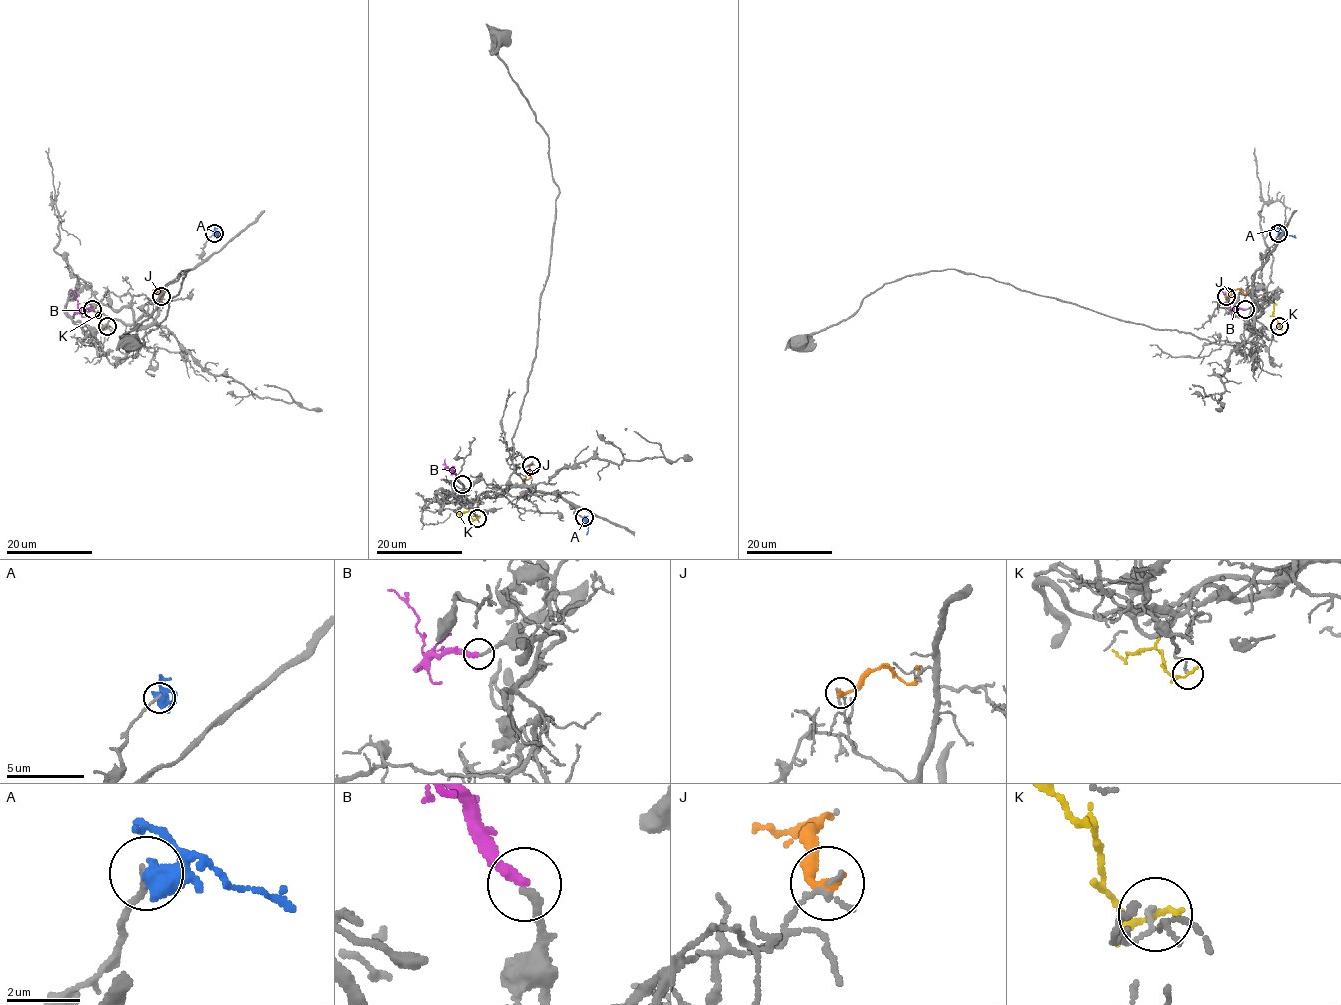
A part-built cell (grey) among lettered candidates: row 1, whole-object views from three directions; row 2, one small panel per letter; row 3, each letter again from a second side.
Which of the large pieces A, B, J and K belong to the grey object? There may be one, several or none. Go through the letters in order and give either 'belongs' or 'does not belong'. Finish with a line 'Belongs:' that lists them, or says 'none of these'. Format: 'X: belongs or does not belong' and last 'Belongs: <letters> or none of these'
A: belongs
B: belongs
J: does not belong
K: does not belong
Belongs: A, B

